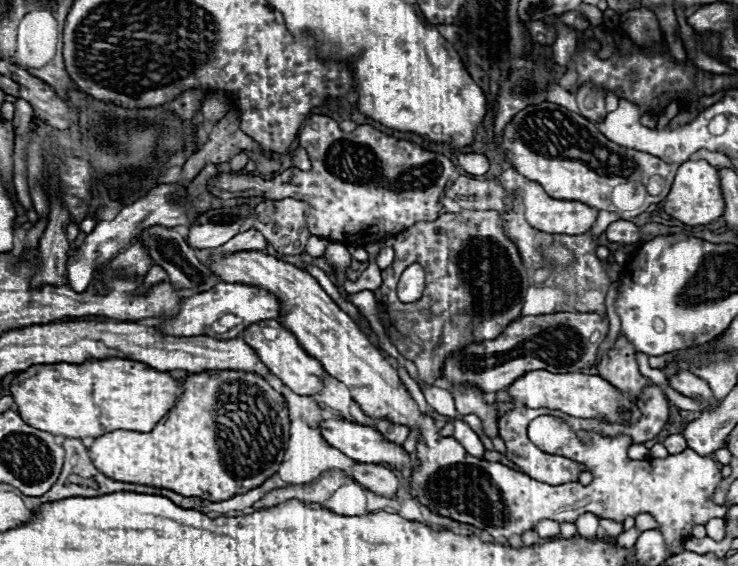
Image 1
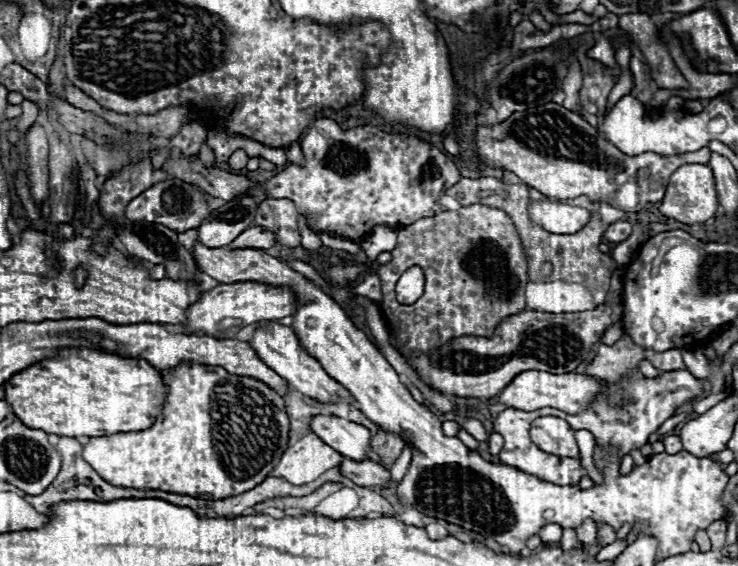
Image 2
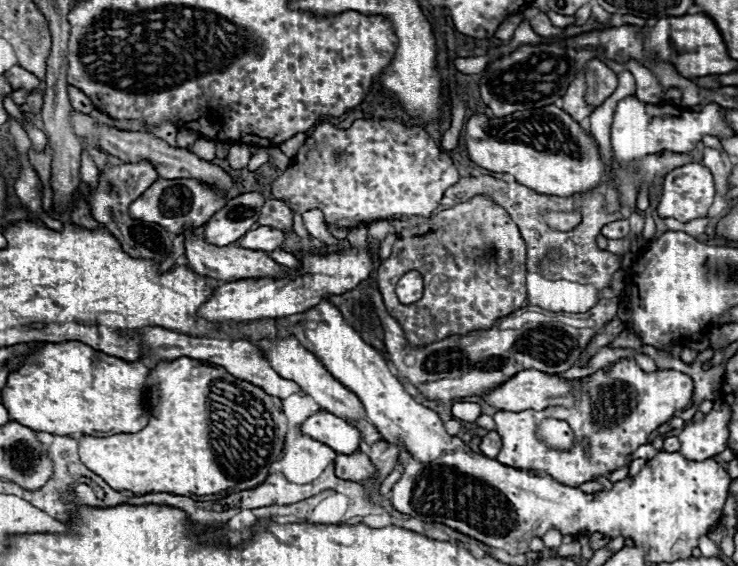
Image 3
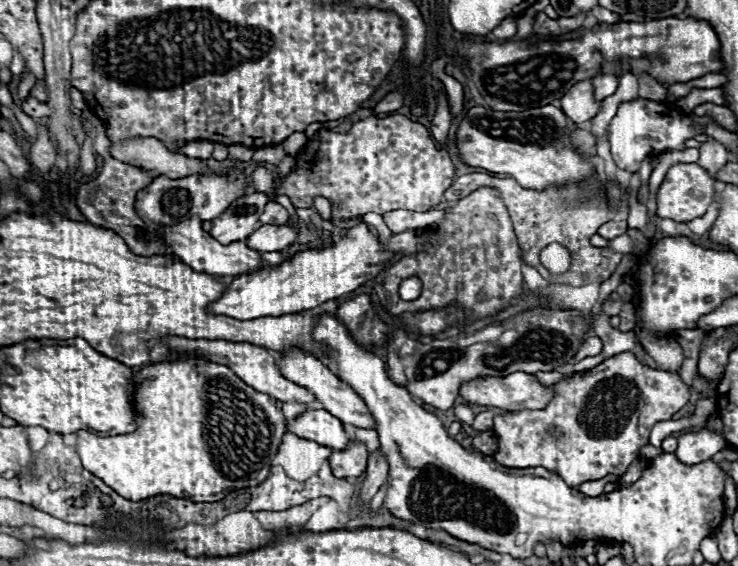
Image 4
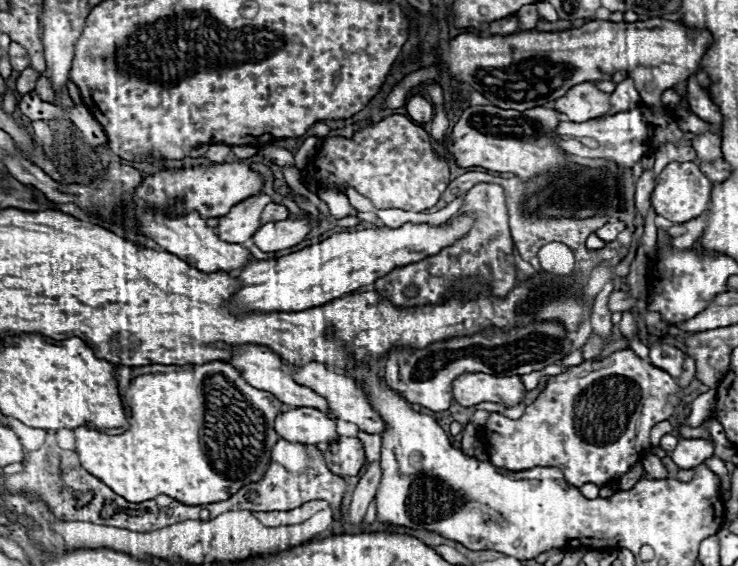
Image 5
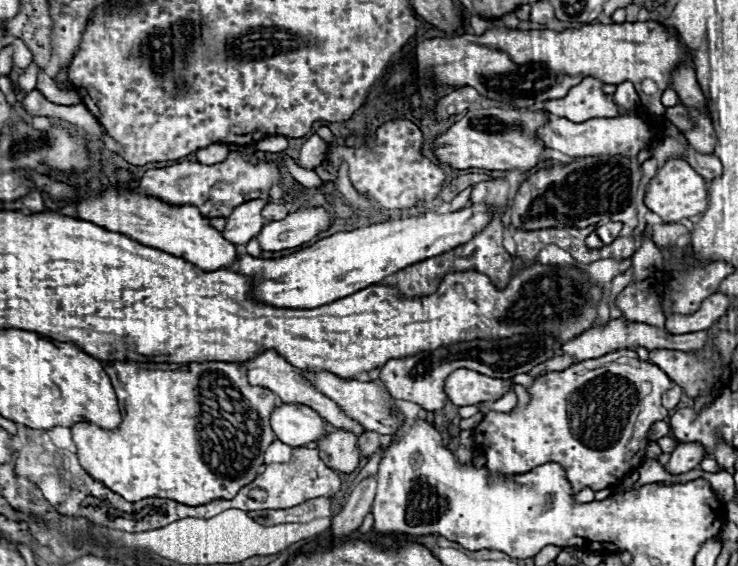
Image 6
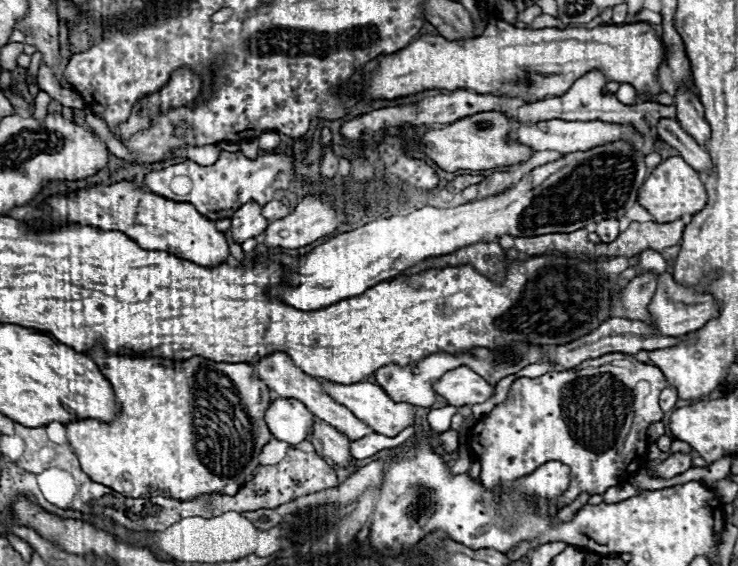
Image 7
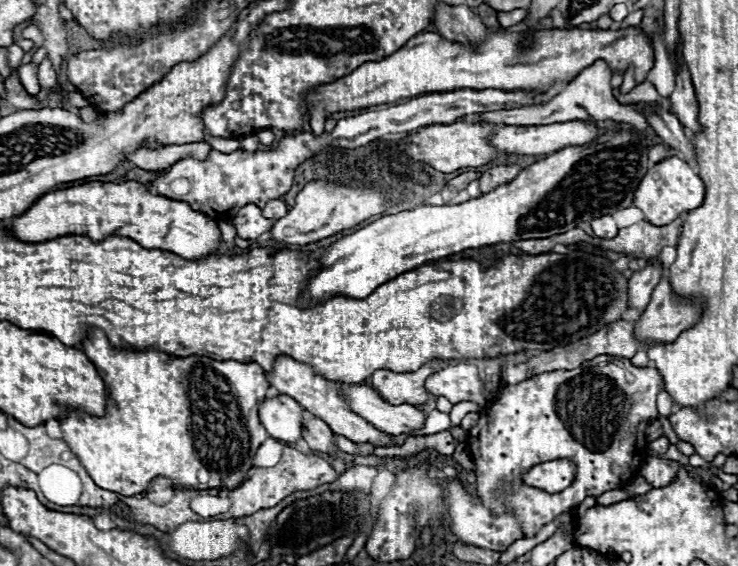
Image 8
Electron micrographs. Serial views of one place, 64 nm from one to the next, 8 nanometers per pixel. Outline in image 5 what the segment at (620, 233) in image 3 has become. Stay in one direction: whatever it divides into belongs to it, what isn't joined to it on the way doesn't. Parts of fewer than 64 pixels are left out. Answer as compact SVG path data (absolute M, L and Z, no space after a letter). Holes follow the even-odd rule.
M608 222L608 224L604 224L596 234L598 234L604 242L612 242L612 240L616 240L616 236L618 236L624 228L626 228L624 222Z

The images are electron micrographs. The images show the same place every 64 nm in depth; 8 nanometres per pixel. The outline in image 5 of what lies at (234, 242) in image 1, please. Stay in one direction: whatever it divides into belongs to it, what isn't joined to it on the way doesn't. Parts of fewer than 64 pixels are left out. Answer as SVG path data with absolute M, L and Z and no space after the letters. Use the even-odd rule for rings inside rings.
M288 218L282 222L268 222L256 230L250 238L262 252L278 252L296 246L312 230L314 222L310 218Z

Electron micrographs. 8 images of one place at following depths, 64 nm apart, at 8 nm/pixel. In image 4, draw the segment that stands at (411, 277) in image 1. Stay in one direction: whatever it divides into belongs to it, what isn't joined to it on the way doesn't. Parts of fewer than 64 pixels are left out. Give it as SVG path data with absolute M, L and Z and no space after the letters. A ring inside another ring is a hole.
M410 276L410 278L406 278L402 284L400 284L400 298L402 300L406 300L406 302L410 302L410 300L416 300L418 296L420 296L420 292L422 292L422 282L420 282L420 278L418 276Z

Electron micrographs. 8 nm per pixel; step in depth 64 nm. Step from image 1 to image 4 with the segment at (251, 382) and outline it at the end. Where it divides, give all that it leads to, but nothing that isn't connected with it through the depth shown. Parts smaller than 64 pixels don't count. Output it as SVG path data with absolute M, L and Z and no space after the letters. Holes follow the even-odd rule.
M204 358L160 362L148 370L156 370L156 376L140 380L134 390L134 406L140 424L136 432L106 438L86 430L78 432L76 450L86 470L102 478L112 490L128 500L170 494L192 502L216 502L234 490L258 486L268 478L272 460L286 434L282 402L244 384L232 370L226 370L226 366L206 362Z

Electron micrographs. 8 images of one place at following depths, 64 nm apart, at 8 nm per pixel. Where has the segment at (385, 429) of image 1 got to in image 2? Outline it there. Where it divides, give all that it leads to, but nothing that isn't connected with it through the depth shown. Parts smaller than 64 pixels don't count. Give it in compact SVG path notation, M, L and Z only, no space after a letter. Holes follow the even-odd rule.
M378 430L378 434L372 438L372 448L374 452L380 456L380 464L390 468L390 464L396 462L396 458L400 456L402 448L404 448L404 438L402 434L394 434L394 432L386 432L386 430Z

